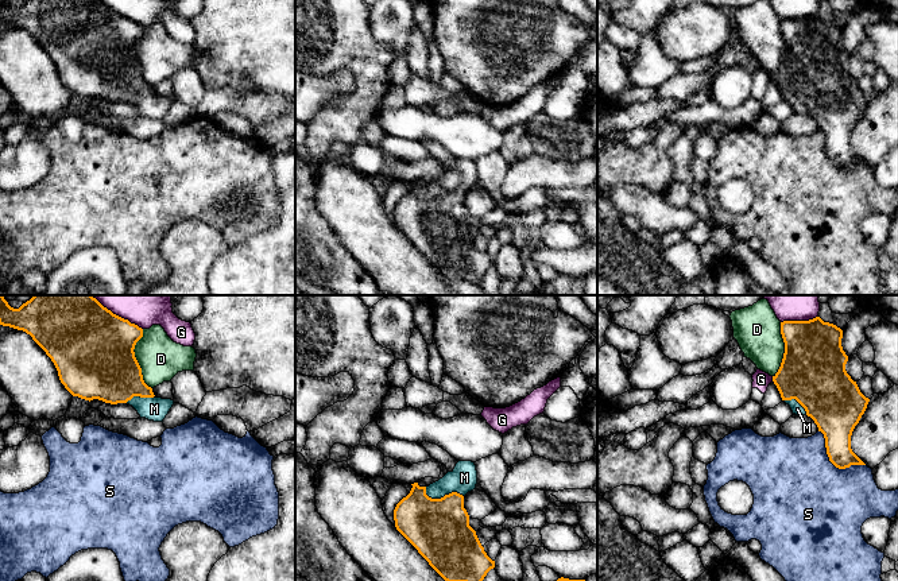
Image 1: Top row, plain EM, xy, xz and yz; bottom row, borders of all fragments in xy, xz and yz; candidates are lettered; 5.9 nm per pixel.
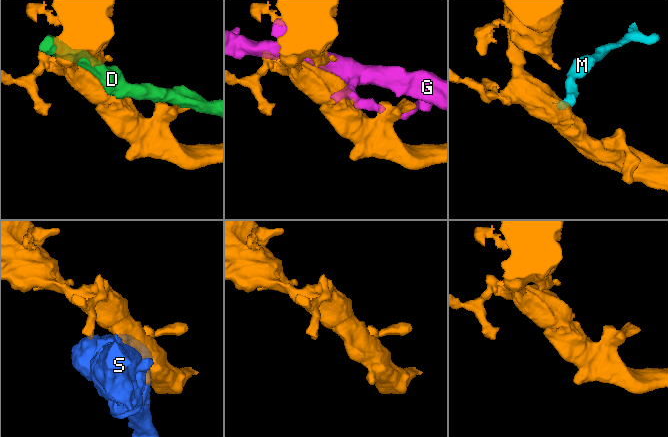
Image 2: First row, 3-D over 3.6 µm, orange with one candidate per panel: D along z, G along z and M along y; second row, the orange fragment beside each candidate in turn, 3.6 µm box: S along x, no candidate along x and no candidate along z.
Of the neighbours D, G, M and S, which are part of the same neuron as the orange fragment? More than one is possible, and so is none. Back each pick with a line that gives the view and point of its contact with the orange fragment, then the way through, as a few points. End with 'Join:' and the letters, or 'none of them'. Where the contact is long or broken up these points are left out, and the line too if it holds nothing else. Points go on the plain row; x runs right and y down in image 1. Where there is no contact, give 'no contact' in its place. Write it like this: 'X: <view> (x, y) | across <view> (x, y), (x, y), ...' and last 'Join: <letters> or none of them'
M: xz (441, 196) | across xz (438, 227), (441, 196), (464, 175)
Join: M

